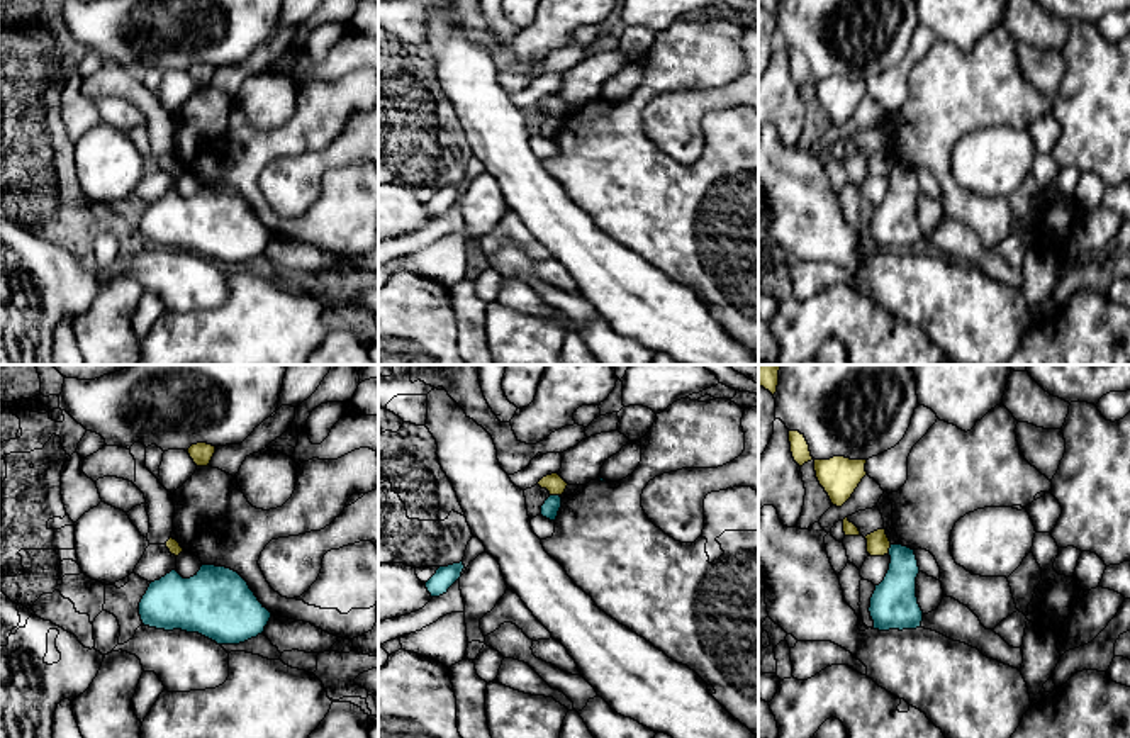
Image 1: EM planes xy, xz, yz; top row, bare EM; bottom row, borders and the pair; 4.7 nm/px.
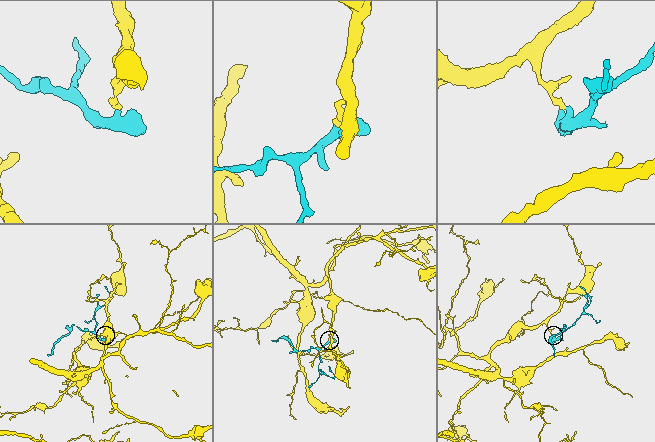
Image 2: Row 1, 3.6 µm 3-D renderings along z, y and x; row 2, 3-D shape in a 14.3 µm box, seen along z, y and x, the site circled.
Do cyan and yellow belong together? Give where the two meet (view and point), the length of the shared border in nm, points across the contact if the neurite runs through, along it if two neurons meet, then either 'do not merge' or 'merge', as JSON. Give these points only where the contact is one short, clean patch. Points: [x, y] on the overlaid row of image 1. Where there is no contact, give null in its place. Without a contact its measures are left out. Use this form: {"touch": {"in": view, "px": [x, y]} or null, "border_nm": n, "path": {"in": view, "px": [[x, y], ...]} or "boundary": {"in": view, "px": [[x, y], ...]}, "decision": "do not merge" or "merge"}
{"touch": {"in": "xz", "px": [555, 496]}, "border_nm": 50, "boundary": {"in": "xz", "px": [[550, 494], [559, 496]]}, "decision": "do not merge"}

